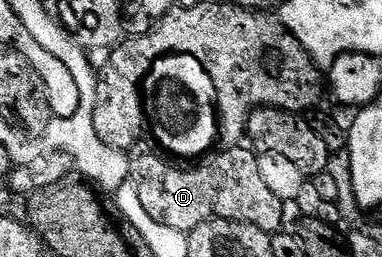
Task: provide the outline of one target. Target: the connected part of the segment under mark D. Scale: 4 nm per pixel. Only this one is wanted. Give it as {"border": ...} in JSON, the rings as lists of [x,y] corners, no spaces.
{"border":[[[228,150],[223,160],[211,163],[200,171],[178,171],[173,164],[162,159],[162,154],[145,156],[137,165],[137,194],[141,197],[141,205],[149,209],[149,217],[184,233],[190,233],[199,224],[216,217],[251,223],[268,233],[282,232],[285,227],[284,200],[279,199],[269,185],[265,185],[256,152],[243,150]]]}

